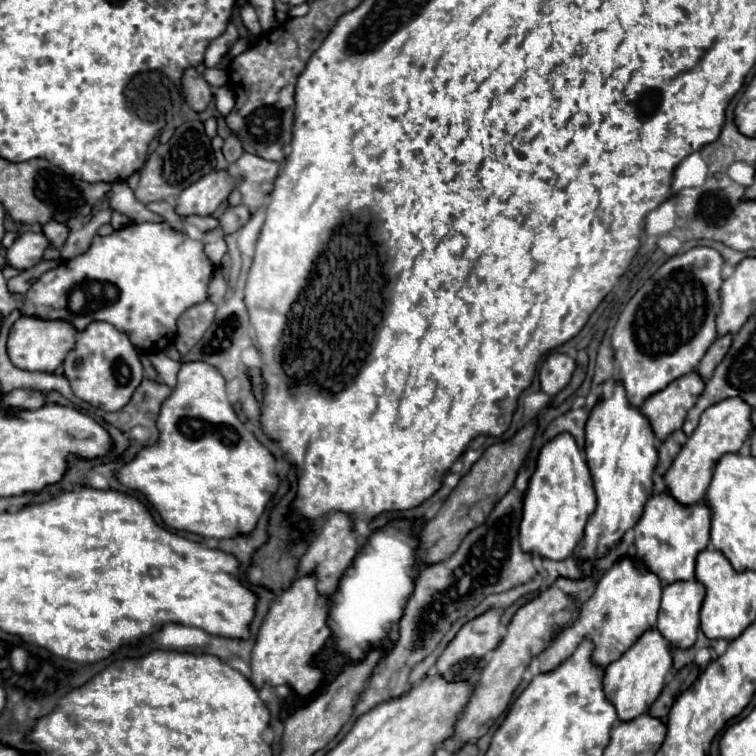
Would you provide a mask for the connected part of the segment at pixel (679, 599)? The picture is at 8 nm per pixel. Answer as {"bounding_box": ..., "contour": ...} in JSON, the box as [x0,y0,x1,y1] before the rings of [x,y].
{"bounding_box":[656,579,704,647],"contour":[[[696,579],[674,581],[662,591],[662,607],[656,627],[678,647],[692,647],[700,625],[704,585]]]}

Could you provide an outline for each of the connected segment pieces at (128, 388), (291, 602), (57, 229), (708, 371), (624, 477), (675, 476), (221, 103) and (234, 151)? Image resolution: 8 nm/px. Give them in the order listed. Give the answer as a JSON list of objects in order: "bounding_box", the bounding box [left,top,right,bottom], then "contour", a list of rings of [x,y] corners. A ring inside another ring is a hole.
[{"bounding_box":[64,321,144,411],"contour":[[[94,321],[88,329],[78,333],[76,347],[64,359],[64,375],[68,377],[76,397],[102,411],[118,411],[130,401],[134,389],[144,379],[144,369],[136,347],[126,333],[118,331],[114,325]]]},{"bounding_box":[252,573,330,697],"contour":[[[314,573],[298,575],[288,589],[284,589],[272,603],[258,639],[252,651],[252,683],[260,687],[264,681],[270,685],[288,683],[298,695],[306,697],[318,689],[322,681],[322,671],[310,667],[310,659],[322,649],[330,637],[328,629],[328,609],[330,599],[318,591],[318,581]]]},{"bounding_box":[42,221,70,247],"contour":[[[48,221],[42,231],[44,231],[44,235],[50,239],[52,247],[62,247],[64,241],[66,241],[66,237],[68,237],[68,233],[70,233],[68,225],[58,223],[58,221]]]},{"bounding_box":[698,333,734,379],"contour":[[[728,333],[728,335],[720,335],[720,337],[710,345],[708,353],[702,357],[702,361],[700,361],[700,365],[698,365],[698,373],[700,373],[702,379],[710,379],[710,377],[712,377],[716,365],[726,357],[732,341],[734,341],[734,335]]]},{"bounding_box":[580,381,658,559],"contour":[[[616,381],[612,395],[600,399],[586,421],[584,453],[594,479],[598,507],[586,525],[586,545],[580,549],[582,559],[602,557],[640,519],[644,503],[652,495],[652,475],[658,461],[654,439],[650,421],[638,407],[628,403],[624,385]]]},{"bounding_box":[664,397,752,505],"contour":[[[728,397],[716,405],[710,405],[702,413],[696,431],[692,433],[692,437],[688,437],[684,449],[678,453],[676,461],[672,463],[672,469],[668,469],[668,473],[664,475],[666,487],[680,503],[692,505],[704,499],[716,461],[720,461],[720,457],[726,453],[738,453],[742,443],[750,437],[752,433],[750,415],[752,415],[752,407],[742,397]]]},{"bounding_box":[214,87,234,115],"contour":[[[220,87],[214,91],[214,99],[216,99],[216,109],[222,113],[222,115],[228,115],[232,105],[234,105],[234,93],[232,89],[228,87]]]},{"bounding_box":[222,135,244,163],"contour":[[[230,135],[230,137],[224,141],[222,153],[224,153],[224,157],[226,157],[226,161],[228,161],[228,163],[234,163],[236,159],[240,159],[240,155],[242,155],[244,151],[242,151],[240,141],[238,141],[234,135]]]}]

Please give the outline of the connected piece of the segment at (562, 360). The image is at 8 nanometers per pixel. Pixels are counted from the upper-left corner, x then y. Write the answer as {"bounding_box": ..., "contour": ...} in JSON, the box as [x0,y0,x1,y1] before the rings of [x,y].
{"bounding_box":[538,353,574,395],"contour":[[[550,353],[538,371],[540,387],[546,395],[556,395],[560,389],[564,389],[572,377],[574,371],[574,359],[566,353]]]}

